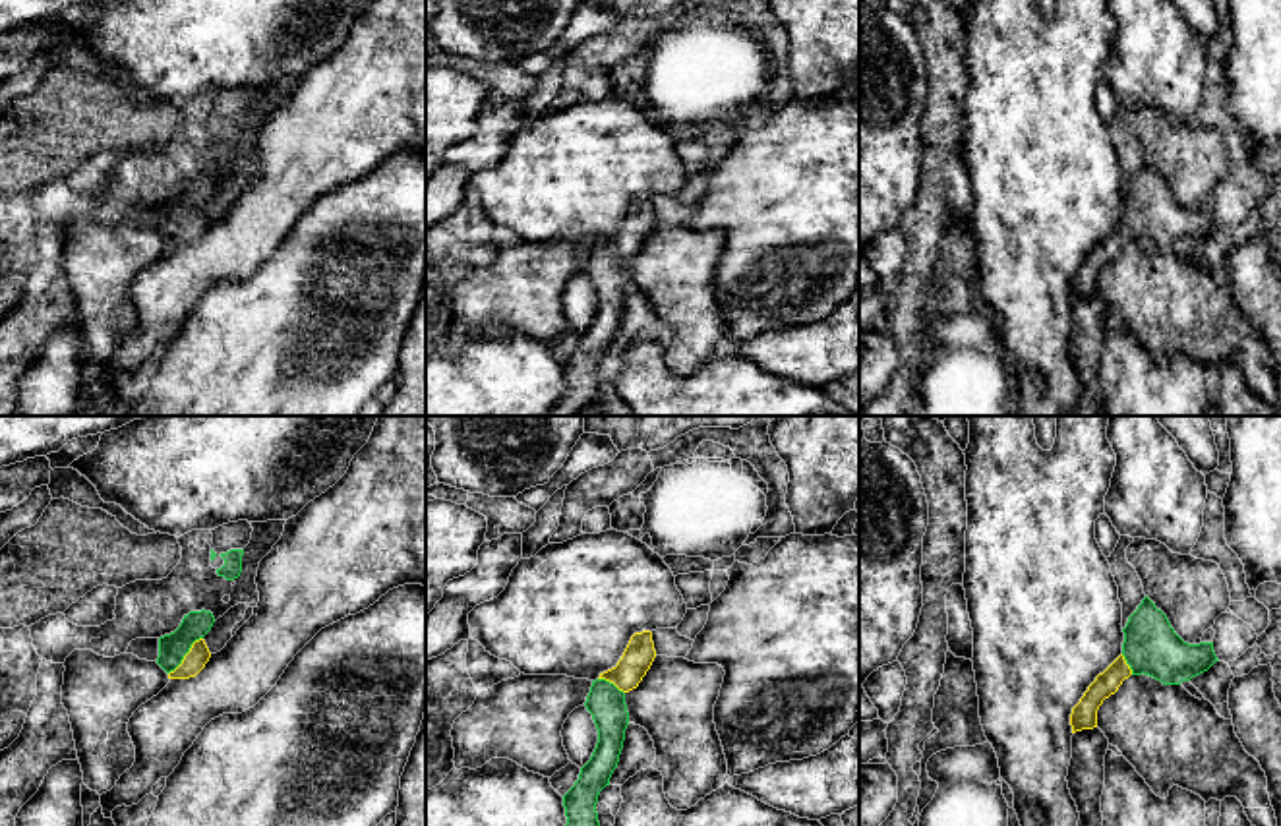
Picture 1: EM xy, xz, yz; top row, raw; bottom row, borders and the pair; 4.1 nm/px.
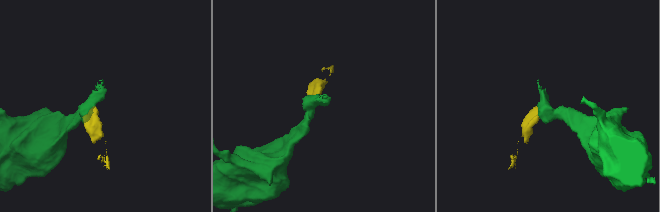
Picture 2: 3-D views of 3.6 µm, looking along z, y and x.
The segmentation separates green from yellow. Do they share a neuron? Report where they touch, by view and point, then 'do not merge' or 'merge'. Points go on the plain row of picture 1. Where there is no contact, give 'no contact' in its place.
meets green in xy at (186, 219); merge

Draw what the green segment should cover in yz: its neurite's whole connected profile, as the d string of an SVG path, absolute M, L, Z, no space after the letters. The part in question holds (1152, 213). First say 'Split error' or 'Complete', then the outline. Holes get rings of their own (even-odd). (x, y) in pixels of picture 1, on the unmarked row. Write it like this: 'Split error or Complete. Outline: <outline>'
Split error. Outline: M1146 162L1122 195L1122 221L1095 244L1072 275L1072 300L1097 294L1097 277L1130 242L1149 242L1163 251L1180 251L1207 238L1217 226L1213 209L1188 211L1167 182Z

